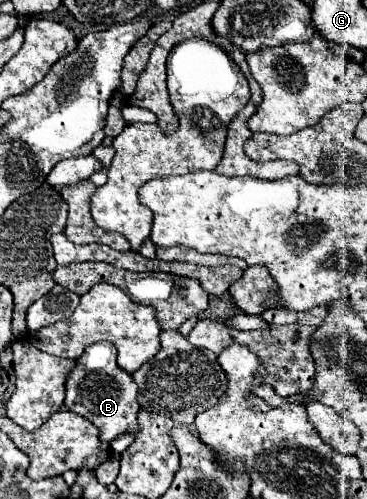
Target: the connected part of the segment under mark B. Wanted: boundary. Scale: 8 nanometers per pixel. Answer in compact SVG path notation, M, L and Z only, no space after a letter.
M107 342L85 348L81 358L77 360L75 370L67 376L67 384L65 384L67 386L65 406L71 412L93 422L99 428L103 442L111 442L115 436L125 432L139 432L137 386L133 378L117 366L115 358L117 358L117 352Z

